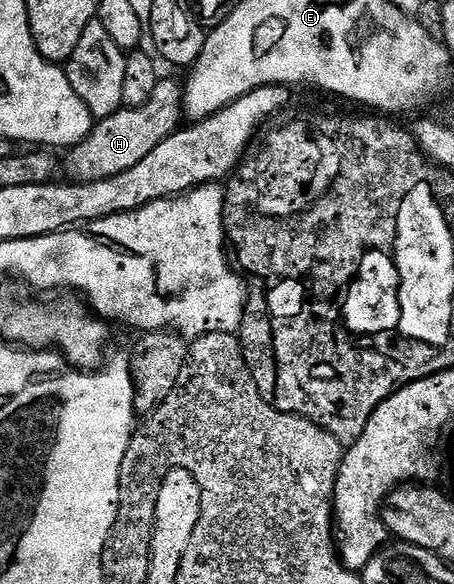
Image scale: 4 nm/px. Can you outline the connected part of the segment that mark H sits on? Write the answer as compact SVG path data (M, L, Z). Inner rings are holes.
M158 80L155 91L151 91L151 99L147 103L143 103L143 107L138 109L121 108L115 115L100 118L94 124L93 130L87 134L78 145L72 146L68 150L67 156L64 158L63 165L69 168L69 173L74 182L83 181L102 181L103 179L111 179L115 175L123 175L123 171L131 171L131 167L135 167L135 163L139 163L146 155L151 155L151 151L155 151L155 147L159 147L159 143L163 143L163 139L167 139L171 134L177 132L183 125L183 85L179 80L165 81Z

